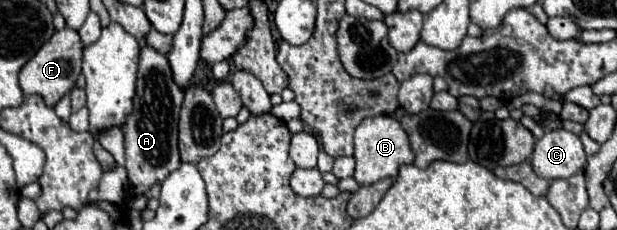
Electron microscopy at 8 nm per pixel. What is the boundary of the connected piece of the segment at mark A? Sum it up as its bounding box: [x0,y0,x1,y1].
[121,45,183,193]

